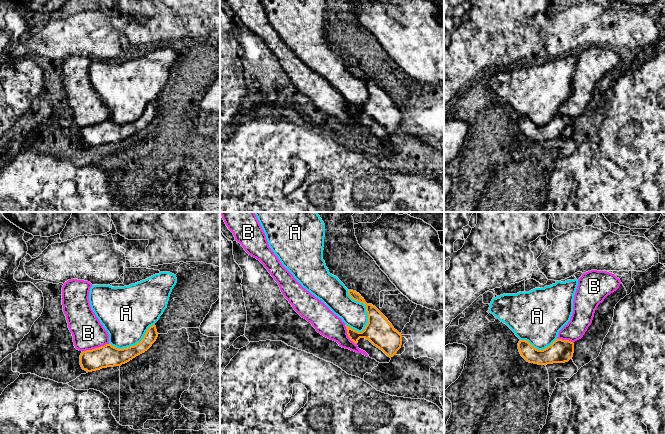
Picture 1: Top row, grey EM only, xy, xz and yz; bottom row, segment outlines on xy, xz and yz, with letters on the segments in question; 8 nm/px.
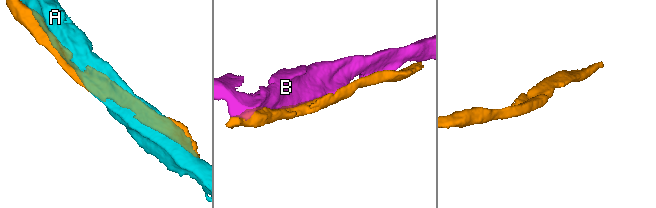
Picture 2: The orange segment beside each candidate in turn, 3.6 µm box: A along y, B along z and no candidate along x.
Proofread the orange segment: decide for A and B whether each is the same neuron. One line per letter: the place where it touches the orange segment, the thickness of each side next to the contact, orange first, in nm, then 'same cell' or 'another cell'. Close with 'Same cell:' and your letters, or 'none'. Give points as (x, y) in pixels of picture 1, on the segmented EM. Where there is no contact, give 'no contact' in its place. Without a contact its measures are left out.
A: xz (366, 309) | 220/200 nm | another cell
B: xy (95, 348) | 180/260 nm | another cell
Same cell: none

